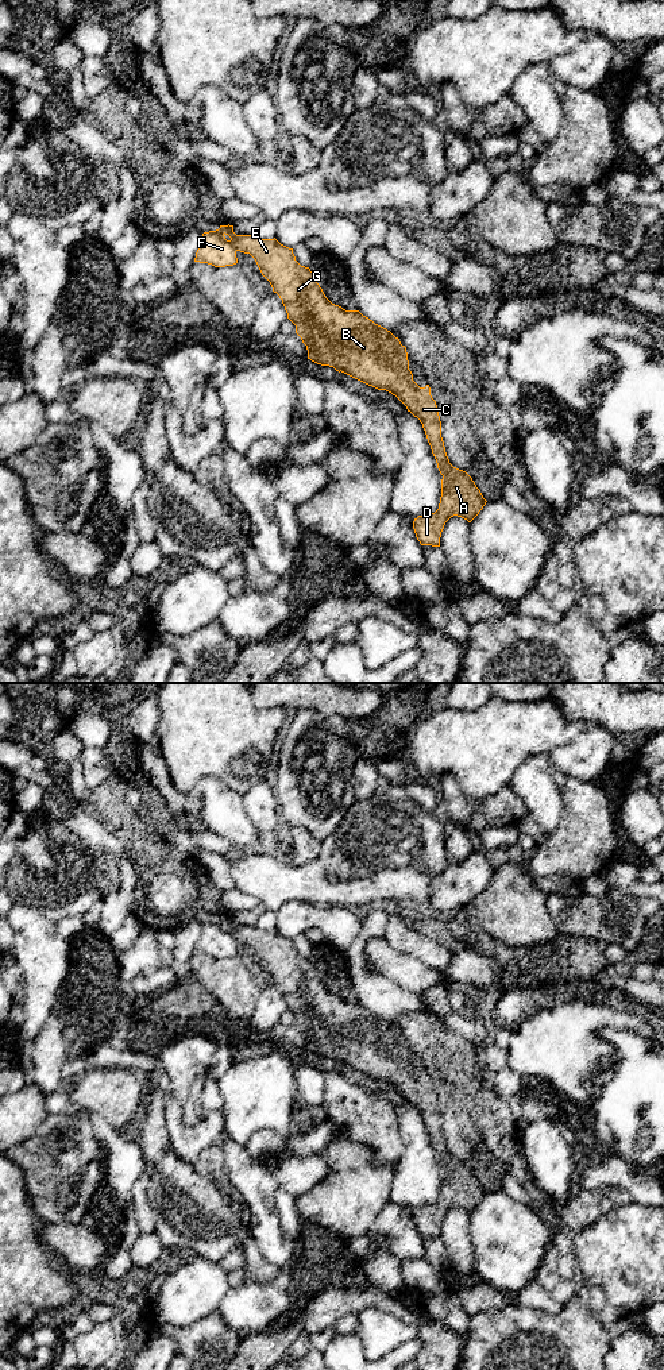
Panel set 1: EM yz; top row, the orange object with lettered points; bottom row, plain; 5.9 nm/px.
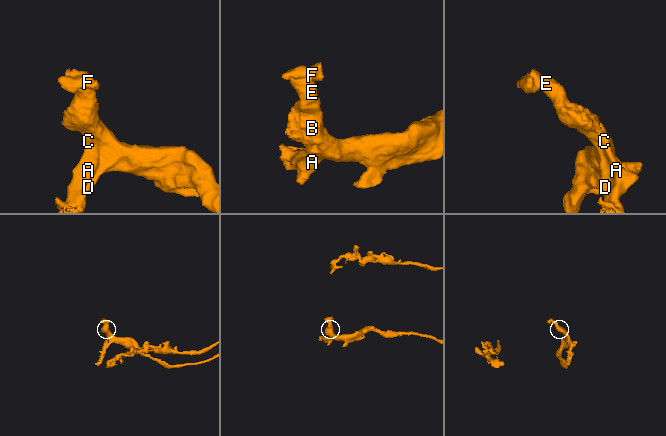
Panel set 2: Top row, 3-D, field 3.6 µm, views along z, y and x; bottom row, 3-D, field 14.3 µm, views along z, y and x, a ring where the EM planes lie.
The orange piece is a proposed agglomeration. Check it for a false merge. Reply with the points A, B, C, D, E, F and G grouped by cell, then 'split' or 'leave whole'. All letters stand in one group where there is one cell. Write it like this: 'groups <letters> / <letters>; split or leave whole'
groups A B C D E F G; leave whole

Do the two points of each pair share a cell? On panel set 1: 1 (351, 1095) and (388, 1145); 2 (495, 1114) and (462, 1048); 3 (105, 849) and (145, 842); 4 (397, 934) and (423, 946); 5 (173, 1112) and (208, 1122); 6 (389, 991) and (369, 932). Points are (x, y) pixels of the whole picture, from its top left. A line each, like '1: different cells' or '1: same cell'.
1: same cell
2: same cell
3: different cells
4: same cell
5: same cell
6: same cell

